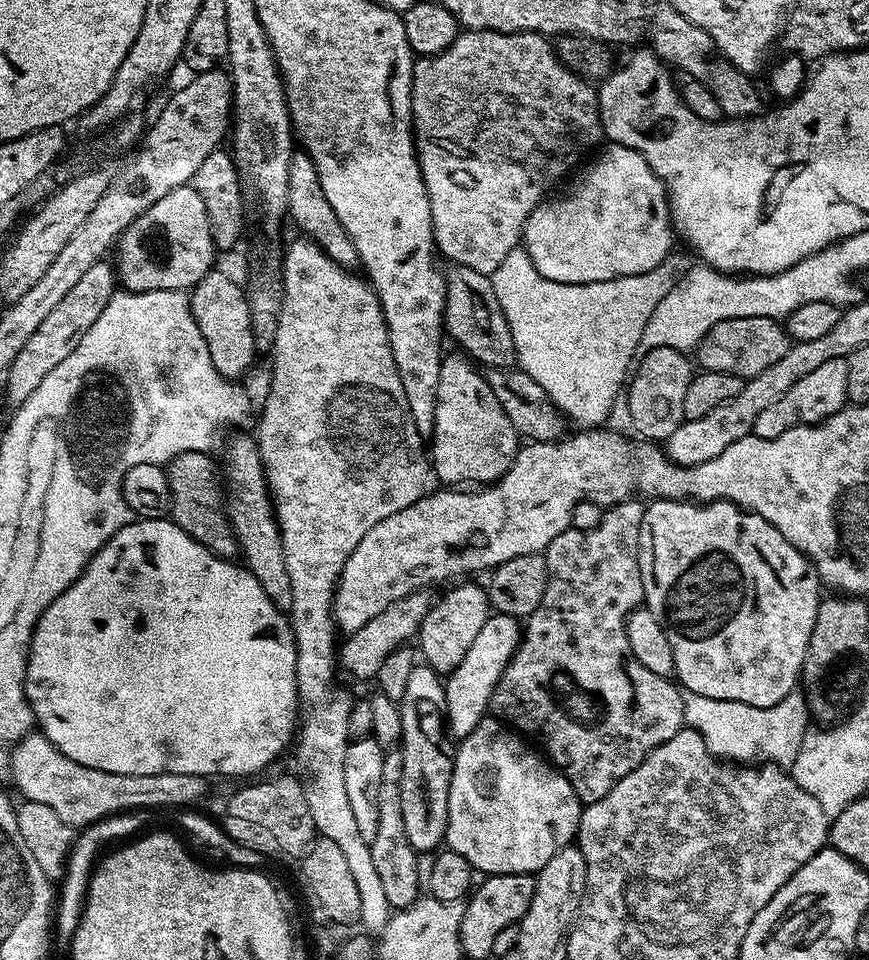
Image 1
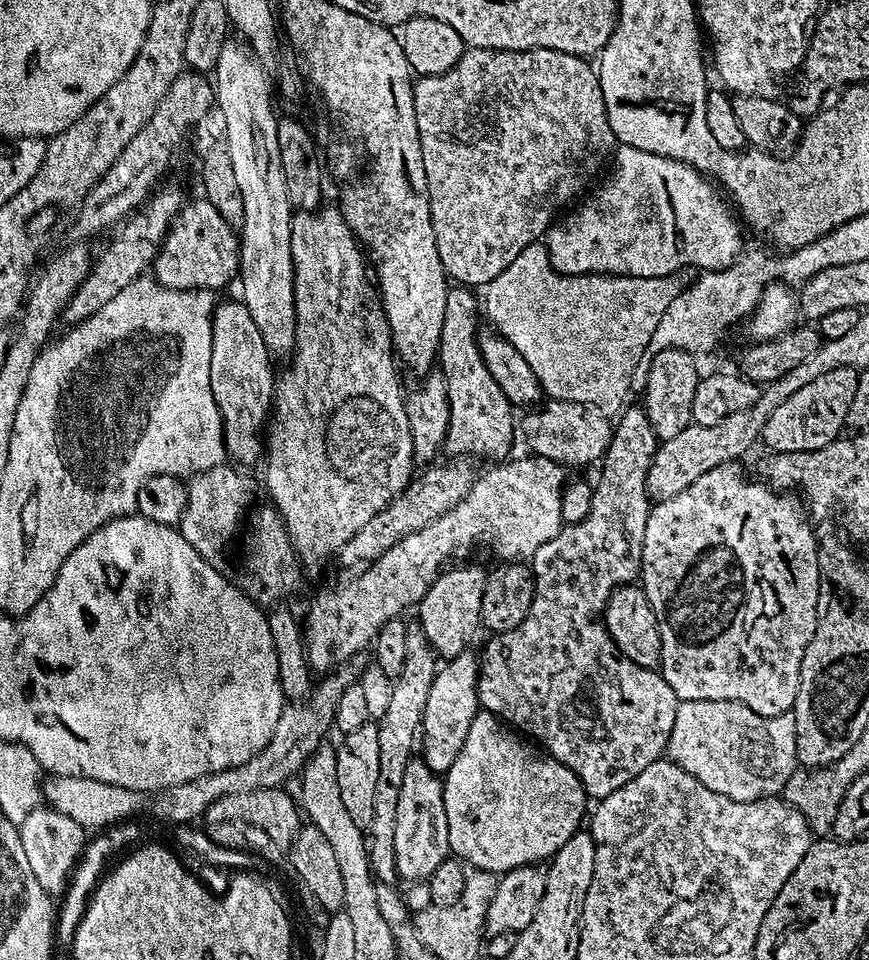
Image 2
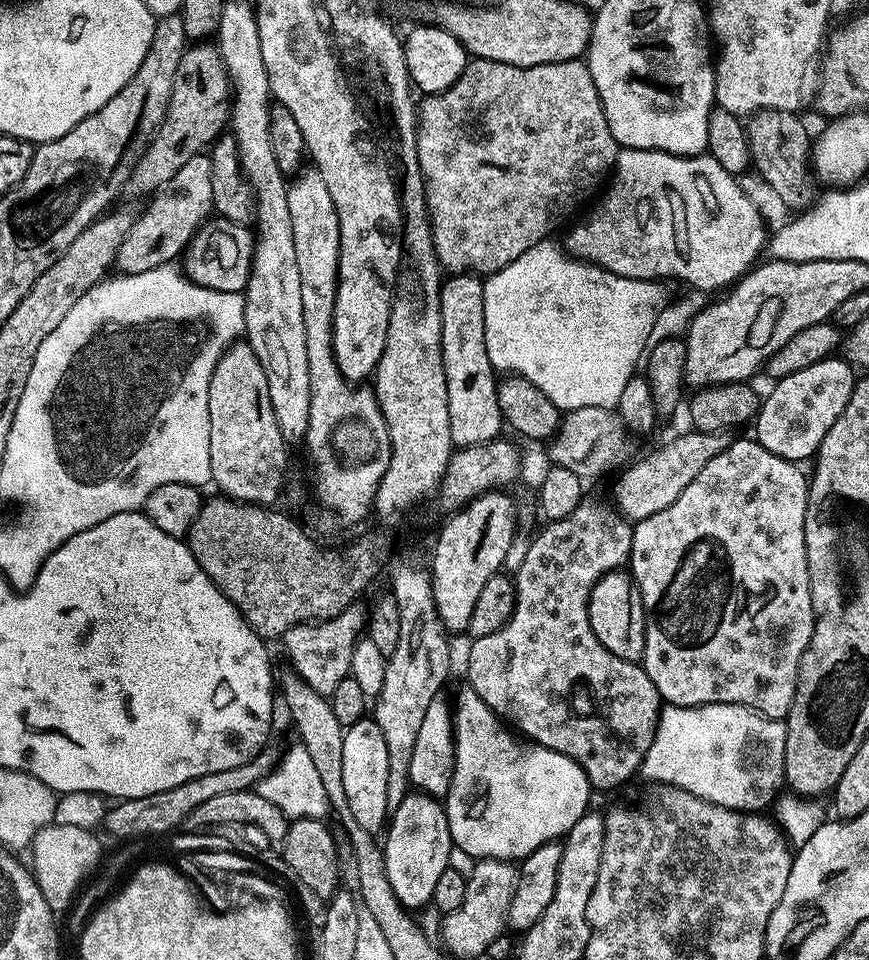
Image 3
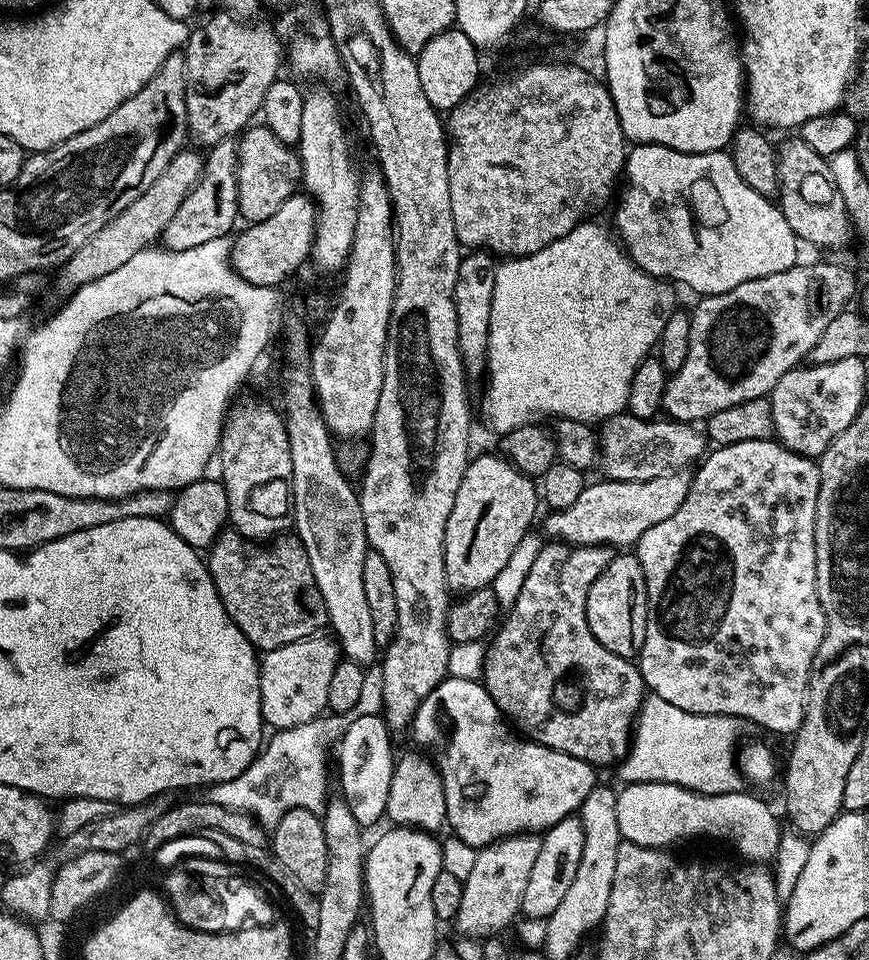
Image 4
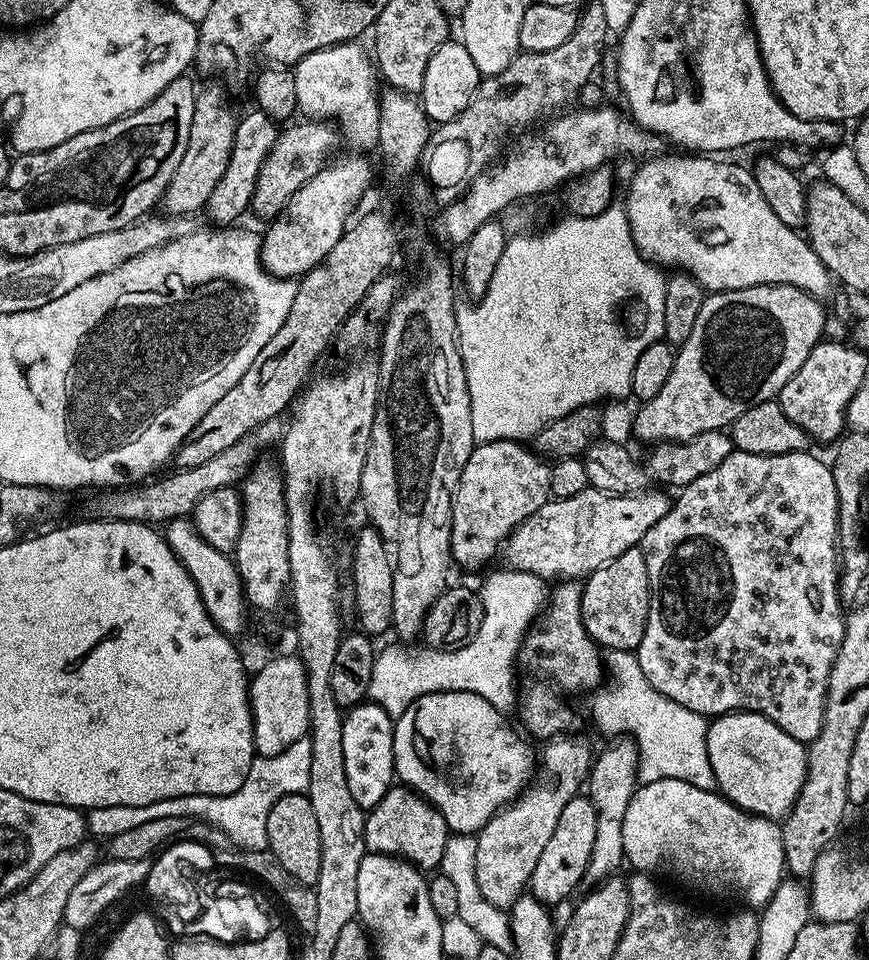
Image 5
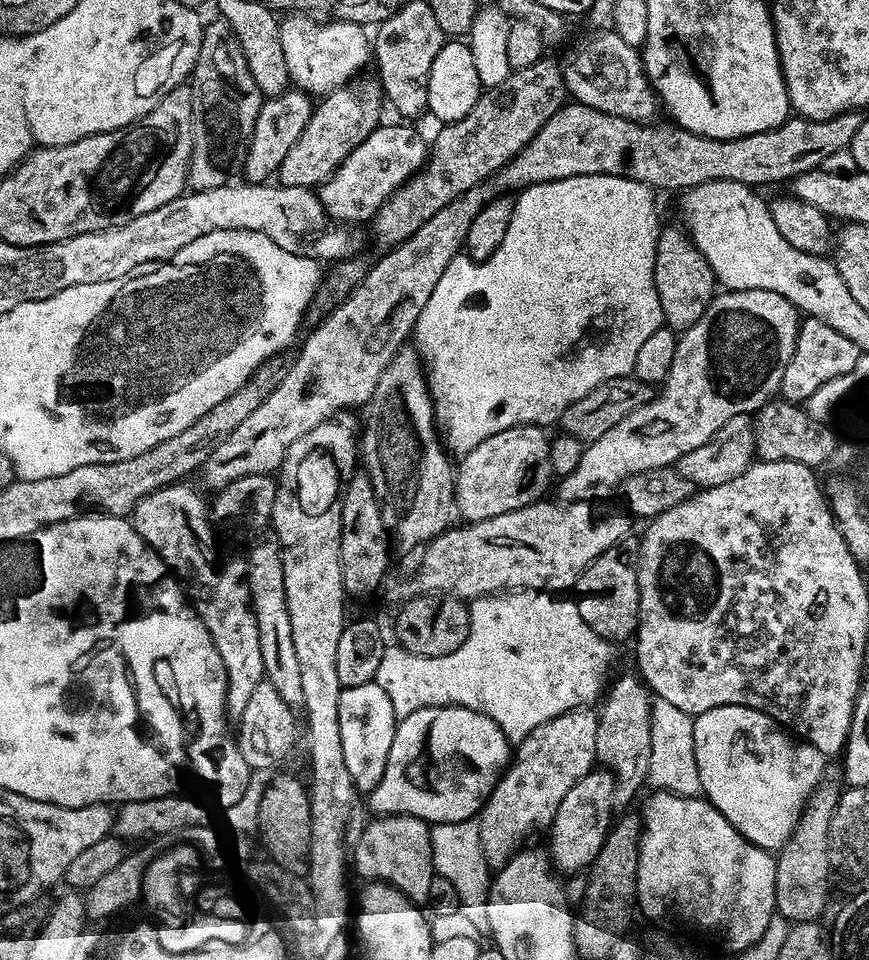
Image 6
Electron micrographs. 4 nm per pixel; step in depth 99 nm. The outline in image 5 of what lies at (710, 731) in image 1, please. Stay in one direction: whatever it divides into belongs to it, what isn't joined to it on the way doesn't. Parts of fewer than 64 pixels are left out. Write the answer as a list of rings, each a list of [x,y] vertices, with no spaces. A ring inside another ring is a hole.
[[[609,651],[606,656],[606,672],[609,677],[613,676],[616,681],[607,688],[601,687],[595,693],[592,700],[592,716],[596,724],[608,734],[624,734],[631,736],[636,742],[638,754],[638,766],[636,767],[636,779],[640,784],[658,782],[660,778],[678,778],[682,782],[690,782],[690,786],[698,786],[709,790],[716,788],[714,770],[710,766],[710,758],[706,750],[706,734],[708,733],[709,721],[699,716],[694,710],[686,710],[686,706],[678,706],[666,694],[658,694],[654,686],[642,674],[642,666],[638,662],[635,652]]]

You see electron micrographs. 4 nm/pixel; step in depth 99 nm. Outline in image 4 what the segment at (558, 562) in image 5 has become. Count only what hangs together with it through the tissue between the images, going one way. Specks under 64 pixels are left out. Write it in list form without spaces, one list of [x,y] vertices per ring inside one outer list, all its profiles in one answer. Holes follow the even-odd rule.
[[[688,470],[671,472],[662,478],[649,480],[609,480],[600,478],[597,484],[585,483],[582,495],[574,506],[566,506],[549,511],[544,520],[543,535],[556,542],[565,544],[598,544],[617,546],[616,544],[635,544],[658,522],[666,522],[686,498],[692,485],[693,473]]]

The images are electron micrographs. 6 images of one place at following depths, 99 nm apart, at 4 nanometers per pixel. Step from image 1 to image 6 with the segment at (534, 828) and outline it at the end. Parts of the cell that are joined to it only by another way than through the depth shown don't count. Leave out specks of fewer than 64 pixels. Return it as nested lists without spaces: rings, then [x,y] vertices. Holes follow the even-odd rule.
[[[457,704],[419,708],[414,714],[399,717],[390,758],[386,758],[386,774],[382,774],[382,782],[378,782],[374,791],[367,793],[367,807],[371,811],[373,808],[376,816],[417,816],[432,826],[471,820],[483,809],[488,796],[507,772],[513,755],[514,748],[508,736],[484,712]]]

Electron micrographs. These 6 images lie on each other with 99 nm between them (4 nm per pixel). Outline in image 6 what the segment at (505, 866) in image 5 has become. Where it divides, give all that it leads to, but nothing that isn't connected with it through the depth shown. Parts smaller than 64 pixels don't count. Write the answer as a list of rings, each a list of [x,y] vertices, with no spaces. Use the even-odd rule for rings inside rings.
[[[592,710],[564,712],[558,718],[542,722],[542,726],[538,726],[532,733],[519,741],[507,772],[501,776],[495,790],[488,796],[488,801],[485,802],[478,816],[484,861],[488,863],[489,869],[500,869],[511,856],[515,856],[521,851],[520,843],[530,839],[535,832],[542,831],[541,833],[543,833],[545,830],[551,829],[554,814],[558,814],[558,806],[562,803],[562,798],[566,798],[570,786],[574,786],[574,782],[581,780],[587,772],[593,771],[594,765],[597,763],[598,726],[596,722],[598,716],[595,711],[588,711]]]

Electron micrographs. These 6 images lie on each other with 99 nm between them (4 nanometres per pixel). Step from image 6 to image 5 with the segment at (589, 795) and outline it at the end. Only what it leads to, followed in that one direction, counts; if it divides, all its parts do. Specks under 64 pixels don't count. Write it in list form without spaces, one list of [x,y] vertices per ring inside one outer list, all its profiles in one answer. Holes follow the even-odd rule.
[[[577,794],[558,817],[558,827],[550,838],[549,844],[538,857],[538,866],[530,881],[530,895],[545,906],[560,904],[580,883],[585,883],[588,874],[590,853],[594,851],[594,834],[598,830],[598,814],[587,795]]]

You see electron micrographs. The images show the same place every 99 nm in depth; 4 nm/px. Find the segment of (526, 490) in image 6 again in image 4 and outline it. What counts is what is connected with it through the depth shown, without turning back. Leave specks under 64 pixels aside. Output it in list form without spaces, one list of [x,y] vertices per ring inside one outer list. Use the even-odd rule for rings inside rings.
[[[495,454],[496,456],[480,456],[469,459],[468,468],[464,472],[462,482],[458,486],[458,494],[454,494],[454,506],[450,506],[450,518],[446,518],[446,534],[444,535],[444,561],[446,562],[446,582],[449,589],[456,594],[467,594],[478,590],[479,588],[486,588],[492,585],[494,578],[498,578],[498,570],[502,570],[502,566],[506,566],[506,562],[510,559],[510,554],[514,554],[514,550],[518,547],[518,542],[522,542],[524,536],[529,535],[532,524],[532,519],[536,516],[536,504],[538,505],[538,484],[533,477],[528,476],[525,472],[519,470],[505,460],[503,455]]]

